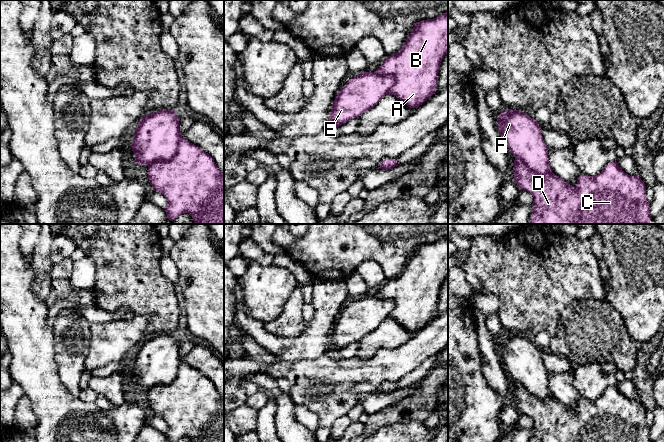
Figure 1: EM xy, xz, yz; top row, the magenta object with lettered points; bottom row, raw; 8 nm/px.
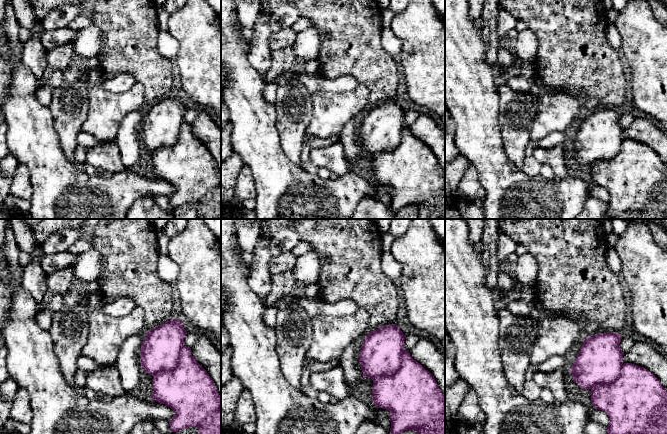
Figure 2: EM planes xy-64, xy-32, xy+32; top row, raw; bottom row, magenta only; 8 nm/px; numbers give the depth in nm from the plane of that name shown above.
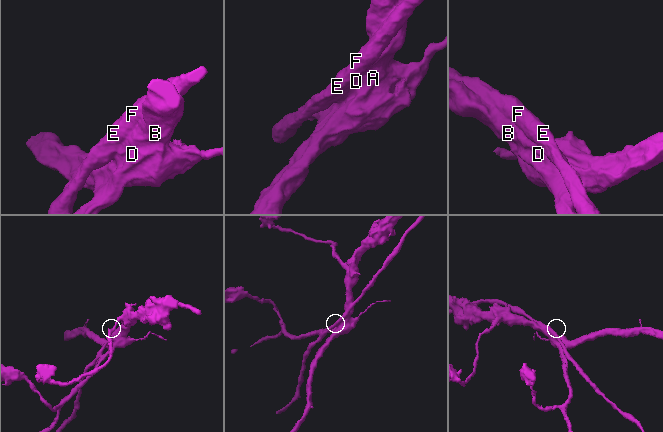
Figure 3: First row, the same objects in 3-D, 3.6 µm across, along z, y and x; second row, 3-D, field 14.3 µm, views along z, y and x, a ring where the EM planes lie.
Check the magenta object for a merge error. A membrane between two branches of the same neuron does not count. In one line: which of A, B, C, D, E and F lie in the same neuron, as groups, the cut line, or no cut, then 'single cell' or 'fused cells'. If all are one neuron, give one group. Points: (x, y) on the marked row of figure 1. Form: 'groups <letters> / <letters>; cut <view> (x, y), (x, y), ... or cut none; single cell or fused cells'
groups A B C D / E F; cut xy (181, 136), (177, 151), (169, 159), (154, 161), (147, 165); fused cells

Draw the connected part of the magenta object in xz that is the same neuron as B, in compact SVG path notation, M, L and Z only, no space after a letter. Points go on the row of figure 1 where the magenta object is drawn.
M448 12L414 24L402 48L388 56L376 72L394 77L389 94L418 108L436 93L440 64L447 53Z

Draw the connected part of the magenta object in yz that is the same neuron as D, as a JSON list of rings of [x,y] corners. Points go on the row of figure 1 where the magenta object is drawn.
[[[516,158],[512,172],[519,189],[530,192],[534,197],[530,217],[532,224],[649,224],[652,219],[644,182],[638,175],[630,176],[625,173],[617,162],[609,162],[596,176],[580,175],[575,186],[568,184],[554,173],[541,176]]]

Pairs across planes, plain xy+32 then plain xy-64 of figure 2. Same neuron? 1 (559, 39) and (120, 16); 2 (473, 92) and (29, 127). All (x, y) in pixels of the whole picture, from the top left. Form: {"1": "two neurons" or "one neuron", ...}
{"1": "one neuron", "2": "one neuron"}

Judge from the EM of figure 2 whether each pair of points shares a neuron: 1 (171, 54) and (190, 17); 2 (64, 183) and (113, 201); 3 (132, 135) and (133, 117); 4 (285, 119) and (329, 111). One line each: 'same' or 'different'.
1: different
2: same
3: same
4: different

